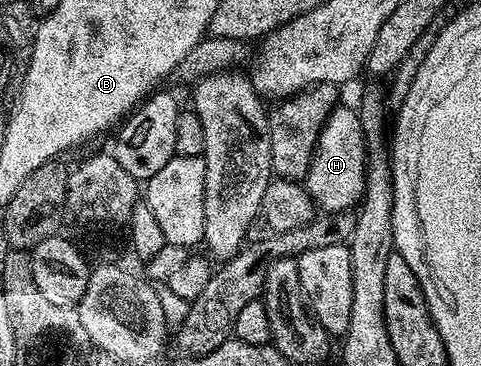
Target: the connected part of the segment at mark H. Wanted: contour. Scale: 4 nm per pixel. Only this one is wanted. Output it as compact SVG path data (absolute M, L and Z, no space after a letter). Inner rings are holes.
M338 105L324 123L302 186L308 198L321 212L352 211L364 197L366 152L359 114L344 105Z

